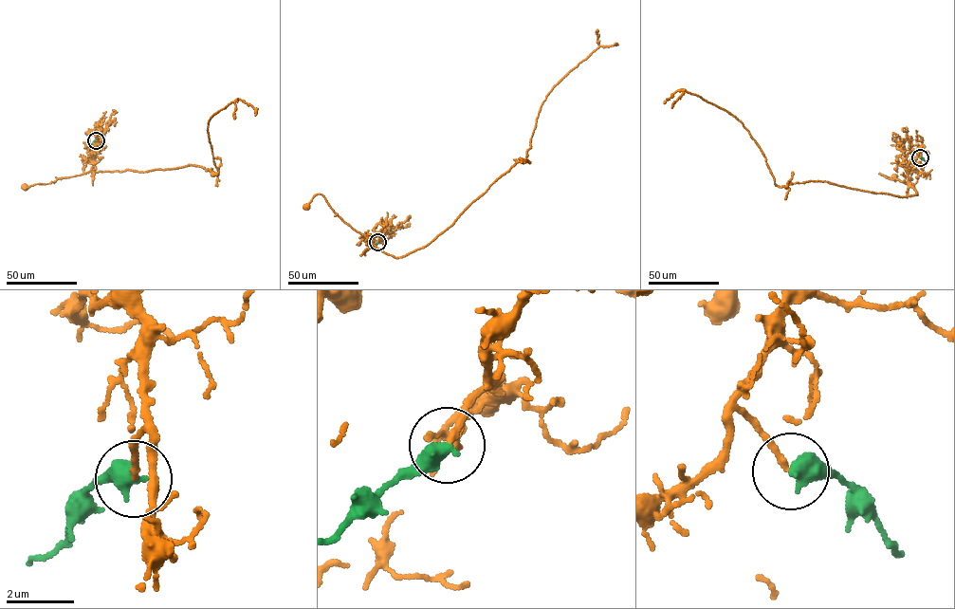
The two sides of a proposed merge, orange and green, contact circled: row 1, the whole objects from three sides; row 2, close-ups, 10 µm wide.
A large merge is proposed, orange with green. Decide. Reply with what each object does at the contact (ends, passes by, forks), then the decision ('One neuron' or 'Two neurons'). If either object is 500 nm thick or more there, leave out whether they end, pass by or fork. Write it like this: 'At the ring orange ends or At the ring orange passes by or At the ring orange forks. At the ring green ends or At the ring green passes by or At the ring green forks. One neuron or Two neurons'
One neuron

